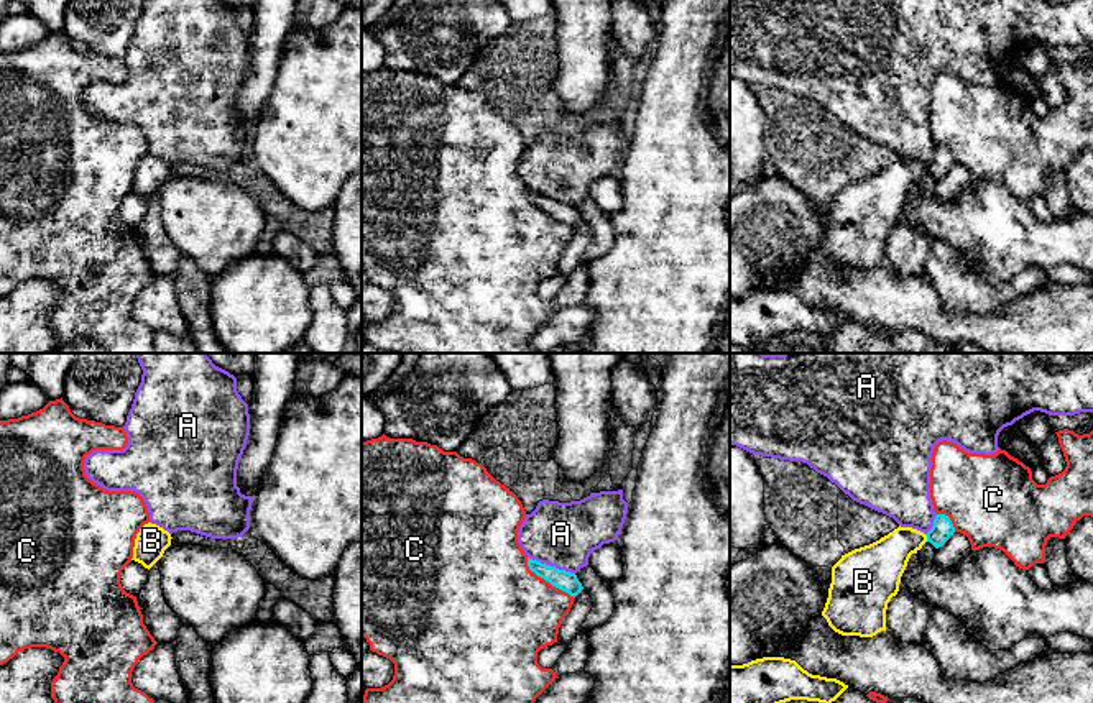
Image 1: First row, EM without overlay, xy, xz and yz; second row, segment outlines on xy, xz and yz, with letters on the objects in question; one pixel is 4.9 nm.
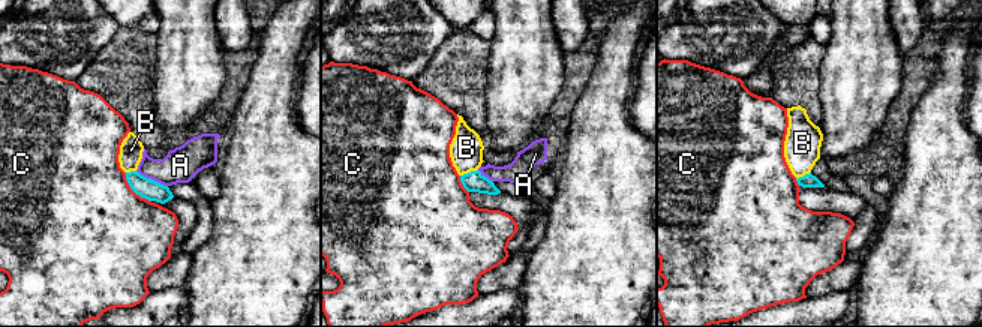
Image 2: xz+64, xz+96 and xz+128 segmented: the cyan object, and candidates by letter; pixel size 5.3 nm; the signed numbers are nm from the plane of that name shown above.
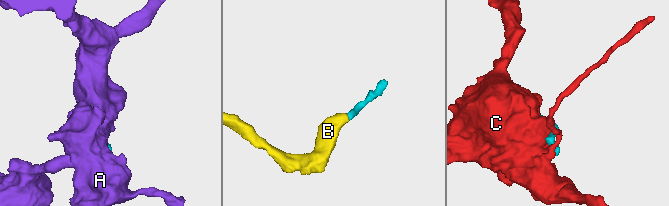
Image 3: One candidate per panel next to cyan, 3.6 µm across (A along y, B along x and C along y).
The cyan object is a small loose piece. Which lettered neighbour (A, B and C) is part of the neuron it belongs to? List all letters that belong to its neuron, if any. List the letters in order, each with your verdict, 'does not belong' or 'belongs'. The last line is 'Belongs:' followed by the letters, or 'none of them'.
A: does not belong
B: belongs
C: does not belong
Belongs: B

